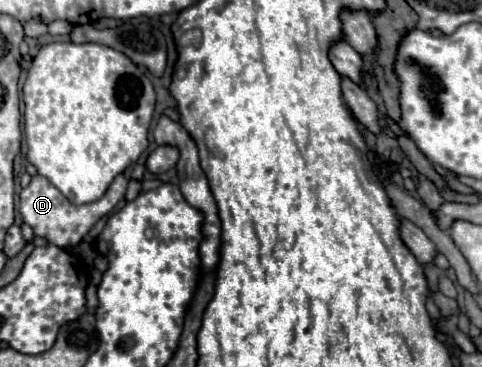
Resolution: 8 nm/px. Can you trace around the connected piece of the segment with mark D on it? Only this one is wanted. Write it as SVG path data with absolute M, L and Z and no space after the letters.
M34 175L30 185L26 189L22 189L22 193L20 193L20 215L22 215L24 223L34 229L36 237L42 237L48 243L58 245L58 247L74 247L84 239L84 235L104 215L108 215L118 205L118 201L124 199L126 183L128 183L128 179L124 175L118 175L110 183L110 187L108 187L108 191L104 193L102 199L98 199L94 203L86 203L86 205L72 205L48 179L44 179L40 175Z

